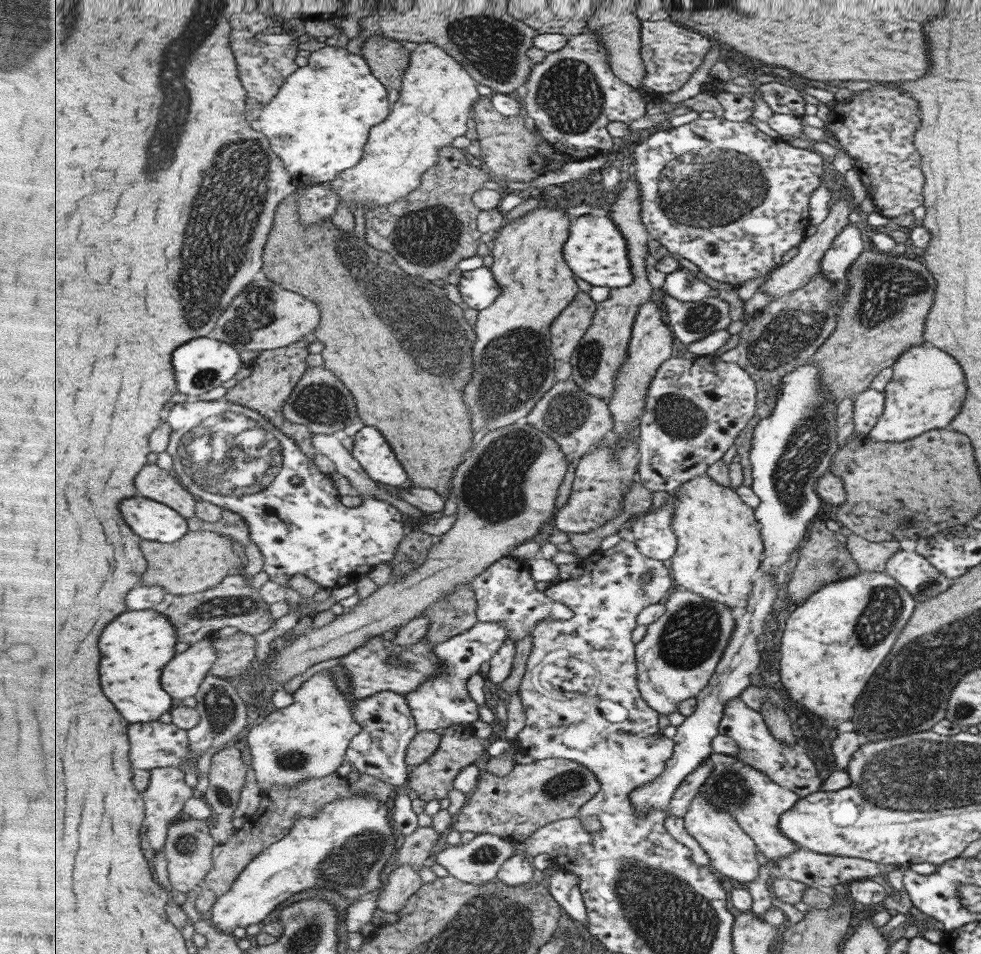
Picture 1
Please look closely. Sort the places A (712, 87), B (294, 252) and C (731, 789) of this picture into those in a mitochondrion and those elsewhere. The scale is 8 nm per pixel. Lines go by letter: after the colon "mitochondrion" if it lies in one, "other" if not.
A: other
B: other
C: mitochondrion

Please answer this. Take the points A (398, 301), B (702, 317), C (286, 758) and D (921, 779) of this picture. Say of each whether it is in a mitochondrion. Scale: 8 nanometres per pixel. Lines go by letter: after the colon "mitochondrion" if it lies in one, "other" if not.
A: mitochondrion
B: mitochondrion
C: mitochondrion
D: mitochondrion

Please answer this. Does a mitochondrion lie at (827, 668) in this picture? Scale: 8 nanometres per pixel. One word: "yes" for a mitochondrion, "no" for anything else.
no

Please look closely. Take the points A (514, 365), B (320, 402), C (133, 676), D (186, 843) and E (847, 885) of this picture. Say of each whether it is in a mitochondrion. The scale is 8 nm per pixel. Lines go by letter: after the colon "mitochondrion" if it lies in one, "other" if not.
A: mitochondrion
B: mitochondrion
C: other
D: mitochondrion
E: other

